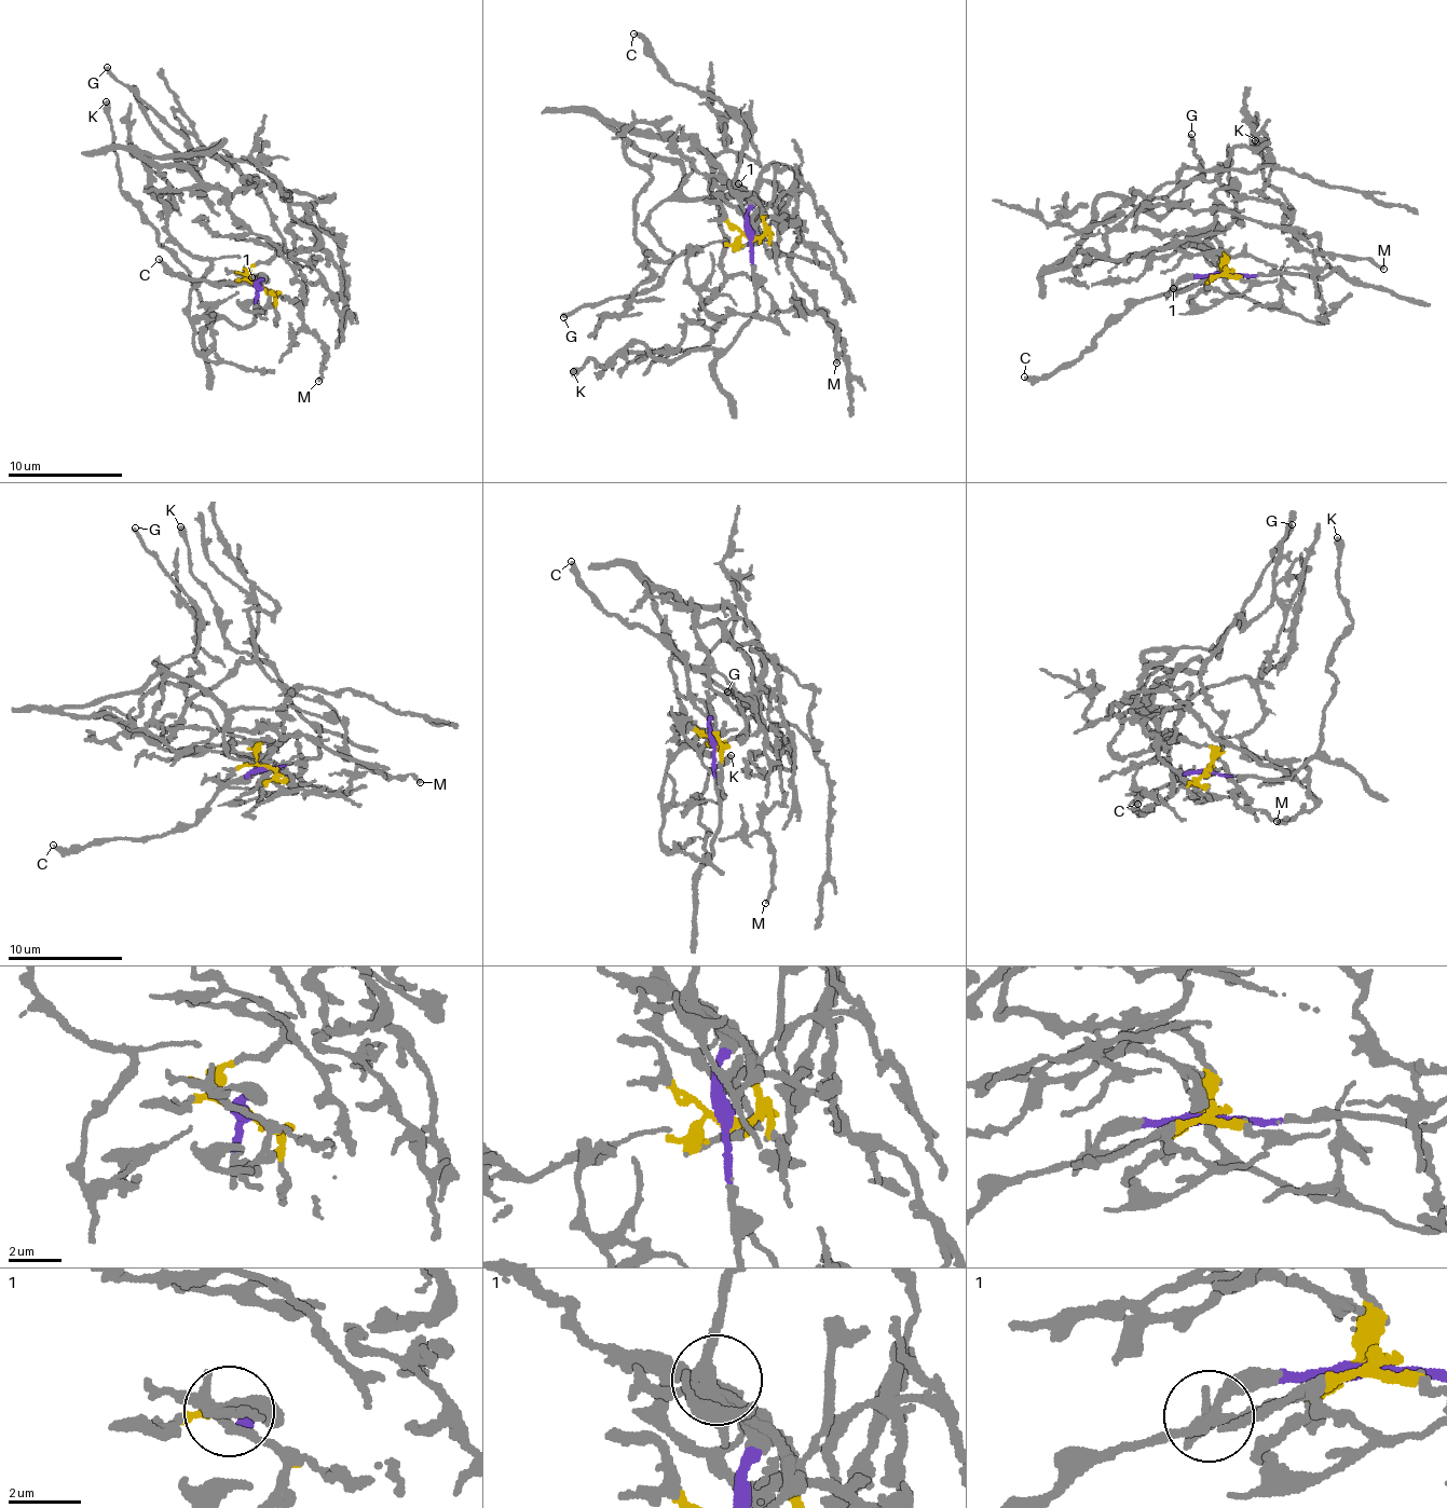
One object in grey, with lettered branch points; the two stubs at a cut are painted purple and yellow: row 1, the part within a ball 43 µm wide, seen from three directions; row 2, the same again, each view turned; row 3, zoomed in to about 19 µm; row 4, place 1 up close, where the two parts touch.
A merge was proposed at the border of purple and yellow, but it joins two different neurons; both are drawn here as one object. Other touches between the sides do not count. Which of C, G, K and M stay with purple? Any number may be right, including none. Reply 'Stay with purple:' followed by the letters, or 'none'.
Stay with purple: C, K

